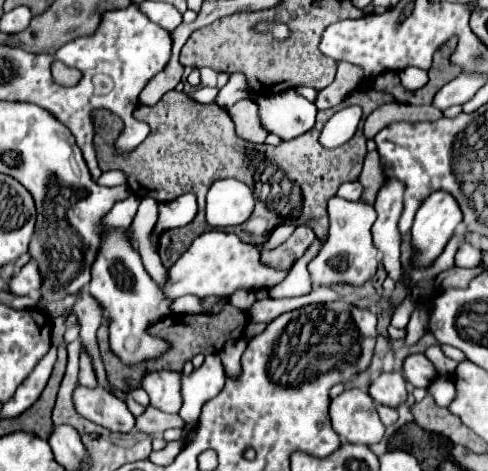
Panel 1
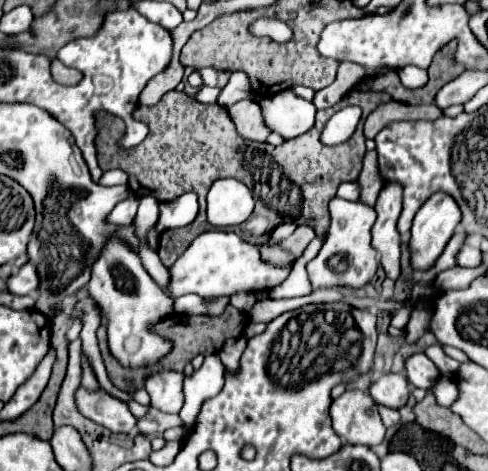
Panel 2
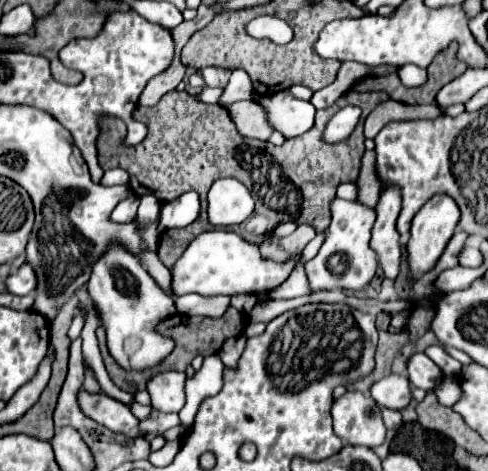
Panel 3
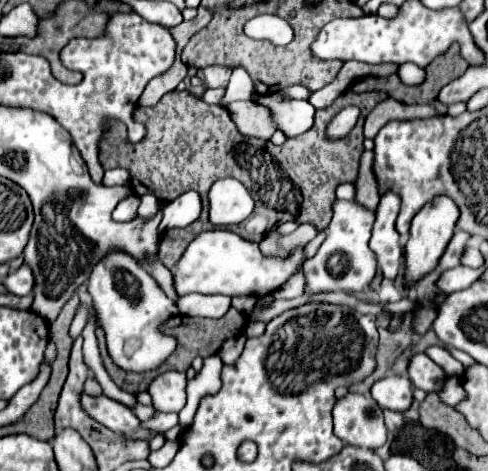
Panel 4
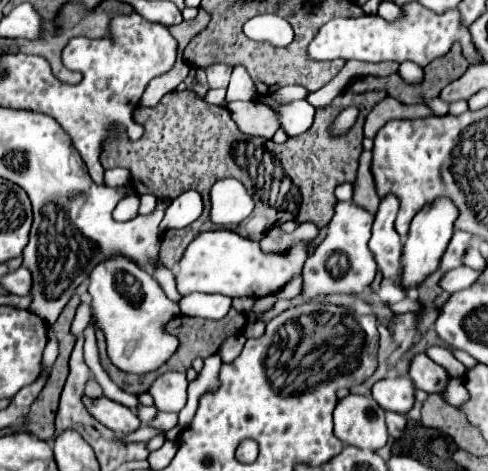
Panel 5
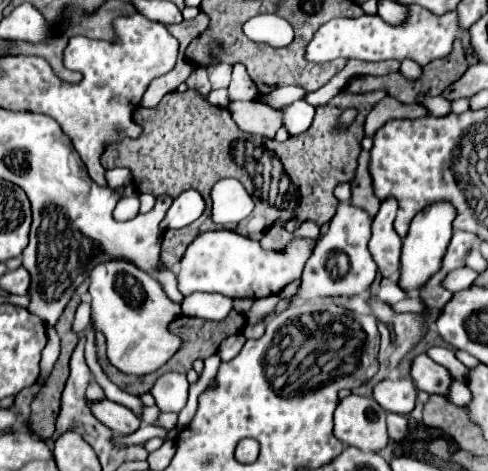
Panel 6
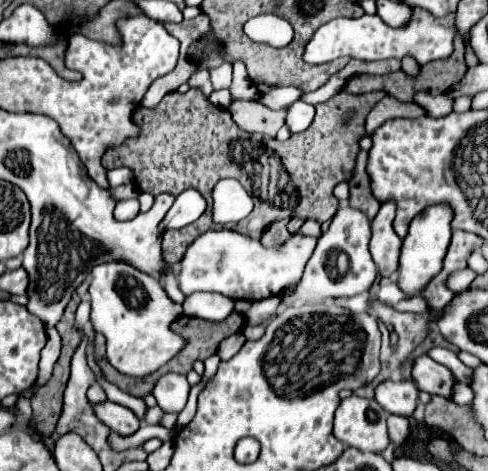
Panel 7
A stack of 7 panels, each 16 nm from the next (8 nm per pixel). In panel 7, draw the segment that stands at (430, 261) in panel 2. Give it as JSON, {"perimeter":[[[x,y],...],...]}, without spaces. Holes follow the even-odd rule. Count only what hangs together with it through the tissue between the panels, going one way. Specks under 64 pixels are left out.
{"perimeter":[[[434,204],[434,206],[424,208],[412,220],[408,236],[404,238],[404,244],[402,244],[400,268],[398,268],[398,280],[396,280],[396,284],[406,294],[406,298],[410,298],[416,292],[422,292],[424,286],[432,280],[432,276],[440,272],[442,260],[446,256],[446,248],[452,236],[452,228],[450,228],[452,216],[454,216],[454,210],[448,204]]]}

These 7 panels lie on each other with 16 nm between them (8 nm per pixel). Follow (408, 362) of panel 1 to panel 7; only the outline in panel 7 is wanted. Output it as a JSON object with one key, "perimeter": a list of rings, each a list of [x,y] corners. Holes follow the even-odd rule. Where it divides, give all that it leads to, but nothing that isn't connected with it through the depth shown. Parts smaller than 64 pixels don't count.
{"perimeter":[[[426,354],[414,360],[412,380],[418,386],[418,390],[424,390],[428,394],[438,394],[444,398],[450,396],[452,384],[454,384],[454,376],[448,374],[448,368],[444,368],[442,364],[436,364]]]}

